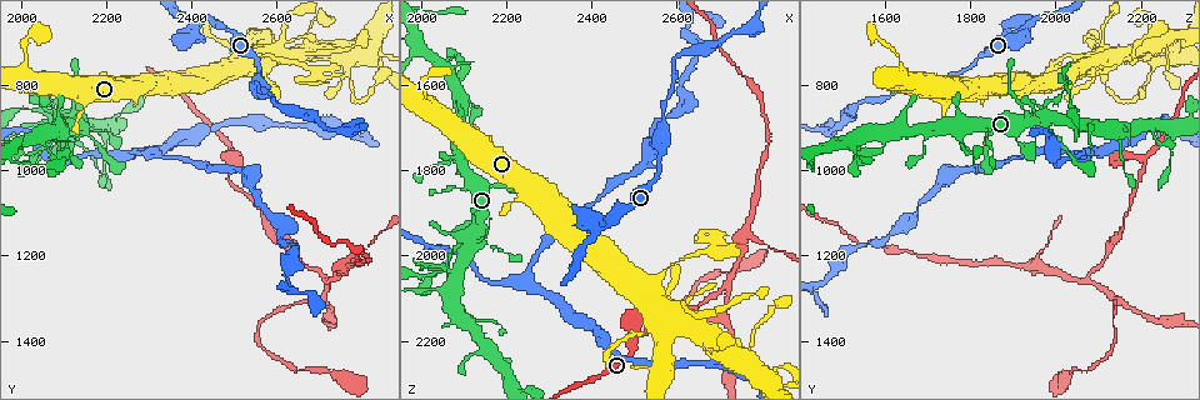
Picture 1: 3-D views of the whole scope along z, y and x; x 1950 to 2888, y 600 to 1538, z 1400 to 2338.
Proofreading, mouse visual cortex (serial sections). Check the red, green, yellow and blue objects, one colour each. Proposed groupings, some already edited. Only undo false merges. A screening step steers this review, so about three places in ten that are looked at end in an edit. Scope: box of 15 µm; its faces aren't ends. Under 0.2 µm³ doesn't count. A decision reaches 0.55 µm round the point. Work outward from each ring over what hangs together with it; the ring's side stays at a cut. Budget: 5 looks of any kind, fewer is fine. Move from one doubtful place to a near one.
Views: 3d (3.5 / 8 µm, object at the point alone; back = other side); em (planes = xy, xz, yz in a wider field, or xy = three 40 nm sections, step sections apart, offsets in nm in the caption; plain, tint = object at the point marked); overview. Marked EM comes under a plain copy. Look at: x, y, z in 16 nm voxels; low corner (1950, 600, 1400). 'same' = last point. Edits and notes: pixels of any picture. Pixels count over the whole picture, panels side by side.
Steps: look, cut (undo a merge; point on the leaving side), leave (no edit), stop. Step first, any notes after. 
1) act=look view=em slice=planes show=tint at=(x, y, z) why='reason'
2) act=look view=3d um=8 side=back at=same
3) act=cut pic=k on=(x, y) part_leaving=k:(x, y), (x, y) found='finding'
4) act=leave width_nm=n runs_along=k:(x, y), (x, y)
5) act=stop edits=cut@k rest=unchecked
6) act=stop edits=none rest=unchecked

act=look view=3d um=8 at=(2710, 1255, 2075) why='branch point'

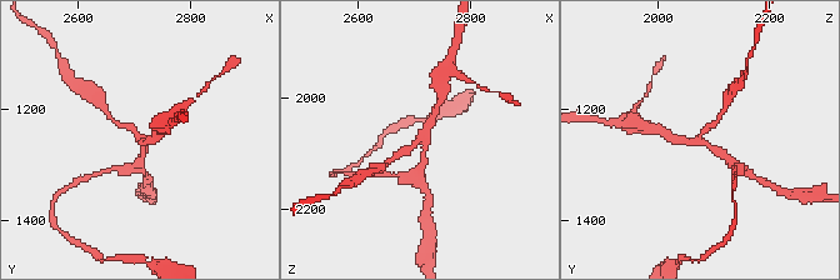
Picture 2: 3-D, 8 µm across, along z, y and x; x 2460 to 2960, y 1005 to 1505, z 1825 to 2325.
act=look view=3d um=3.5 at=(2720, 1255, 2075) why='zoom in'

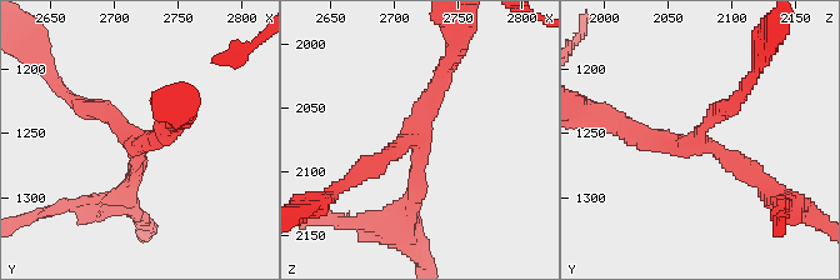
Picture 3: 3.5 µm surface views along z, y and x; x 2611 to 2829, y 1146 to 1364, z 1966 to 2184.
act=look view=em slice=xy step=2 show=tint at=(2718, 1252, 2076) arms=3 arm_widths_nm=200,200,250 why='need the tissue'

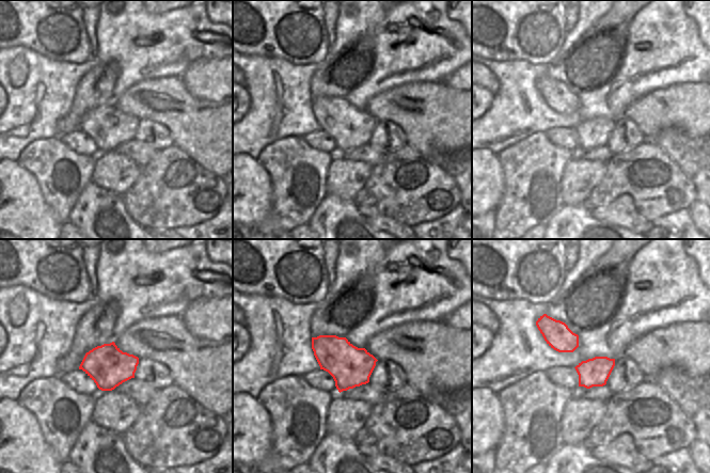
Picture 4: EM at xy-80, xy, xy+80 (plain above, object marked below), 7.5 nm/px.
act=leave found='one cell here'

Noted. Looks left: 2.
act=look view=3d um=8 side=back at=(2545, 745, 2065) why='calibre changes'

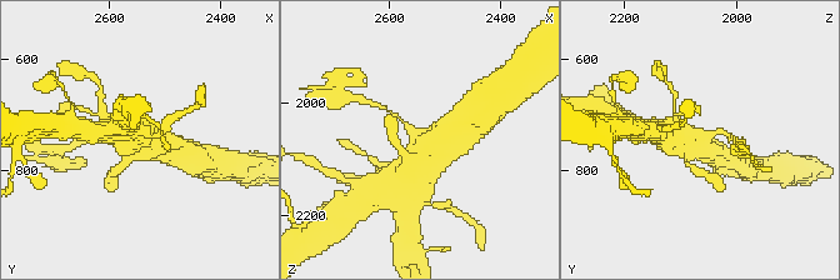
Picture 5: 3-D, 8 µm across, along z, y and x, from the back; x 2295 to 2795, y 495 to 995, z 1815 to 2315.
act=look view=em slice=xy step=1 show=tint at=(2545, 740, 2060)

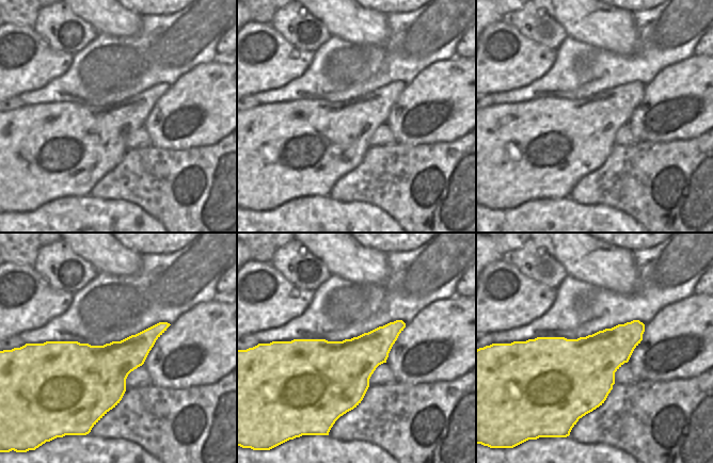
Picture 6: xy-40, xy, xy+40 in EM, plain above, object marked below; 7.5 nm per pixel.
act=leave found='one cell here'

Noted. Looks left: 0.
act=stop edits=none rest=unchecked

